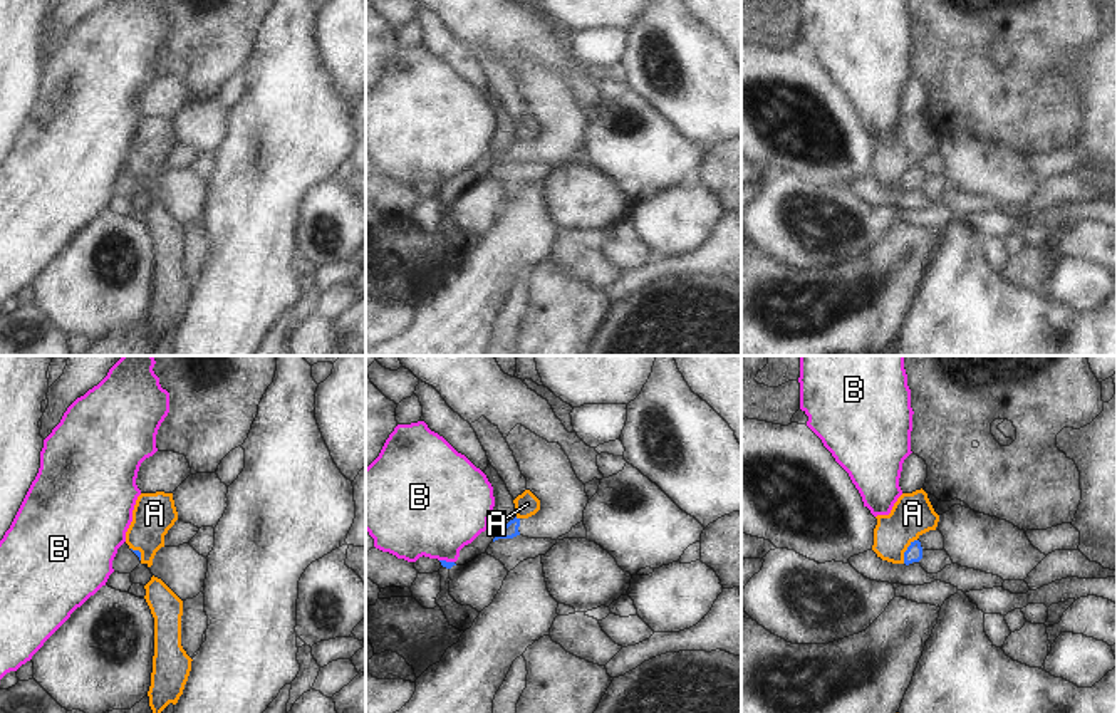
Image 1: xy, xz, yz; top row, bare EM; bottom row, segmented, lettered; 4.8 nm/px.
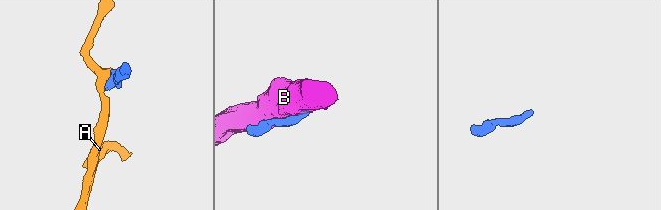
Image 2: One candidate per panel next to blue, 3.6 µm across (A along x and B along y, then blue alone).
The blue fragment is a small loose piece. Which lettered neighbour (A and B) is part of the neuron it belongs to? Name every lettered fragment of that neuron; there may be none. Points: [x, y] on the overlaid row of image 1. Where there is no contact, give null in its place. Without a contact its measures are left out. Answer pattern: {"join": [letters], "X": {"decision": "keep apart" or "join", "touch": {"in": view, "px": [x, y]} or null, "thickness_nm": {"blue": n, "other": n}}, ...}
{"join": [], "A": {"decision": "keep apart", "touch": {"in": "yz", "px": [906, 551]}, "thickness_nm": {"blue": 80, "other": 200}}, "B": {"decision": "keep apart", "touch": {"in": "xz", "px": [445, 561]}, "thickness_nm": {"blue": 30, "other": 440}}}

